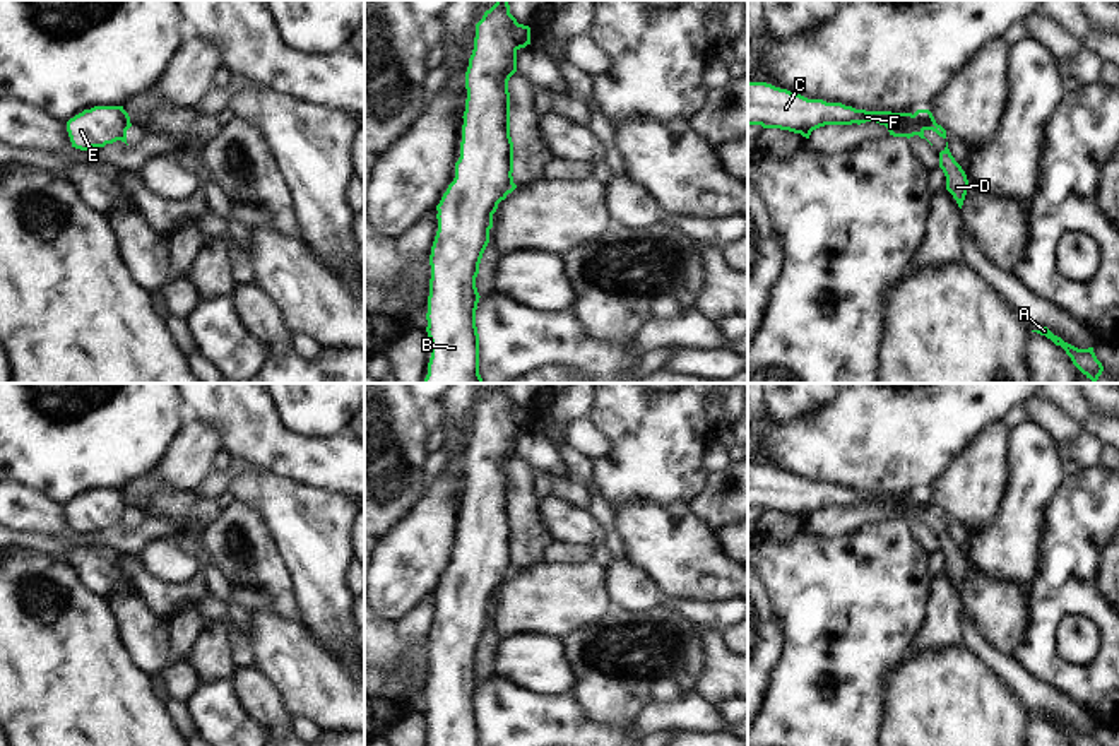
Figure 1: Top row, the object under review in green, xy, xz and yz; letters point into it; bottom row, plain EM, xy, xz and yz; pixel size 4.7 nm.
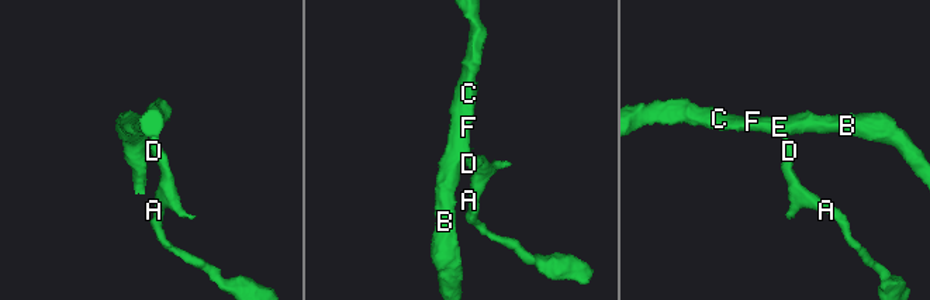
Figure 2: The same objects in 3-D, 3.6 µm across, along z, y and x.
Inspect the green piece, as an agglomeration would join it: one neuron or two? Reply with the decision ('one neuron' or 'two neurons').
two neurons

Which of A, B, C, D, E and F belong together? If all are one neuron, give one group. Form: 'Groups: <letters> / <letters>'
Groups: A D / B C E F

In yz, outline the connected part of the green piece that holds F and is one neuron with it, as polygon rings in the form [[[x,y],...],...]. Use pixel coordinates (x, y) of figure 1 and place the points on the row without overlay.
[[[748,465],[748,508],[780,512],[809,522],[811,515],[825,508],[852,508],[876,505],[893,520],[914,520],[936,503],[929,493],[912,496],[866,494],[842,486],[808,483],[767,465]]]

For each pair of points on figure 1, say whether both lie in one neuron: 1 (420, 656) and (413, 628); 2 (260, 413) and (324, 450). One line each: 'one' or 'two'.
1: two
2: one

